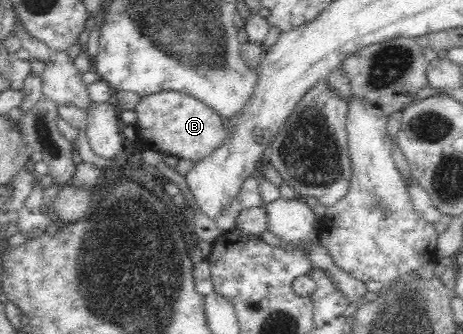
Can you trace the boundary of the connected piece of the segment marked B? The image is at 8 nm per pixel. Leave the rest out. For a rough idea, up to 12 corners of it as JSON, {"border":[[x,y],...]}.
{"border":[[178,91],[140,97],[136,138],[178,160],[221,147],[226,120]]}

